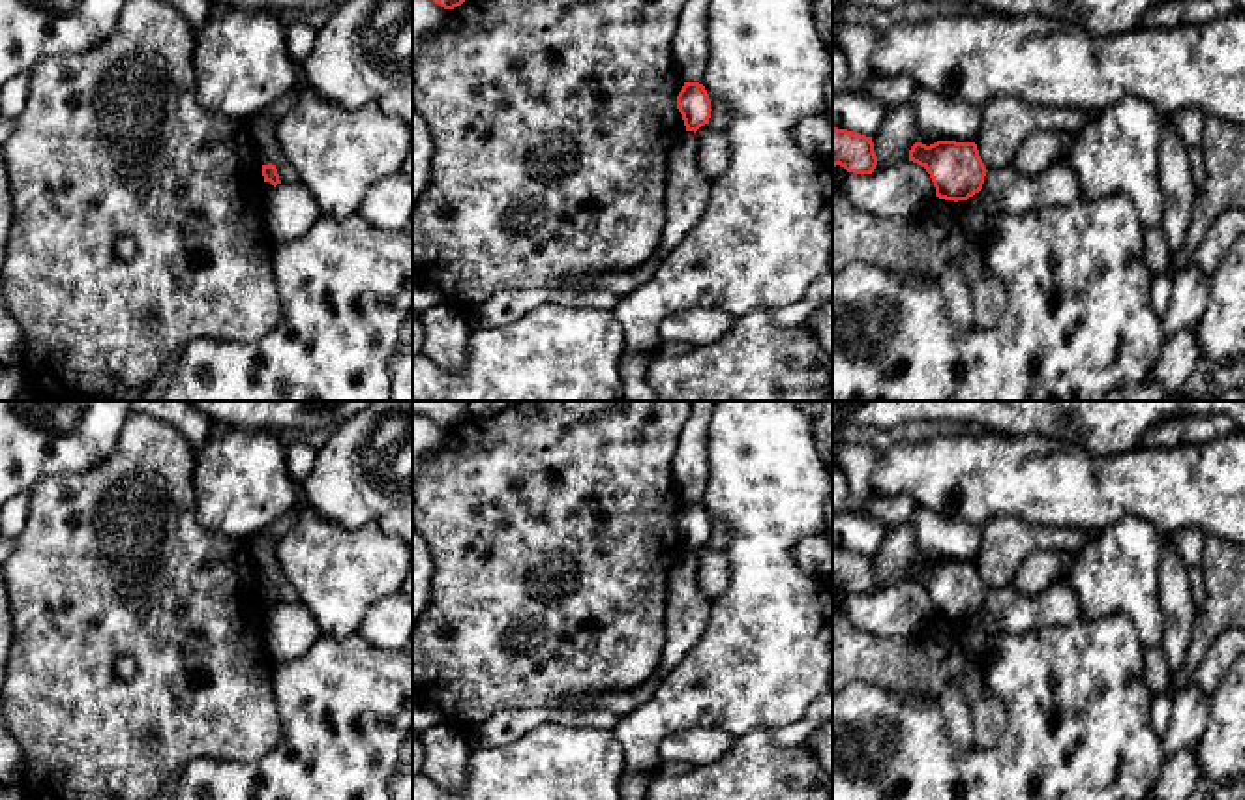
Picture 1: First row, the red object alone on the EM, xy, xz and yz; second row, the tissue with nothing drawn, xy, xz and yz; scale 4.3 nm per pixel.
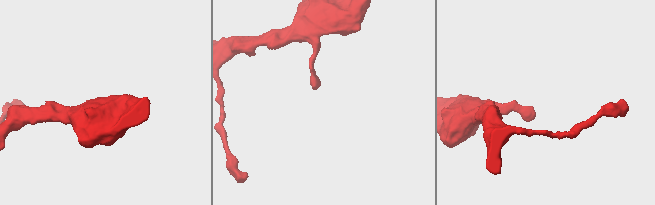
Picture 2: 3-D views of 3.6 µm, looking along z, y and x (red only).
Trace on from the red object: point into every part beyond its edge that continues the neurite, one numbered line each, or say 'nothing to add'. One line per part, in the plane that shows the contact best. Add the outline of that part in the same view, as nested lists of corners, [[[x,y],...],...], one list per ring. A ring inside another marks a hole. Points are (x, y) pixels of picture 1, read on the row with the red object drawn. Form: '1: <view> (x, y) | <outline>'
nothing to add

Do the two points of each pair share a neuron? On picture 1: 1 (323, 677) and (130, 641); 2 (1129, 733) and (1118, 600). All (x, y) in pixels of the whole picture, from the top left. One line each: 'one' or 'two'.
1: two
2: two

